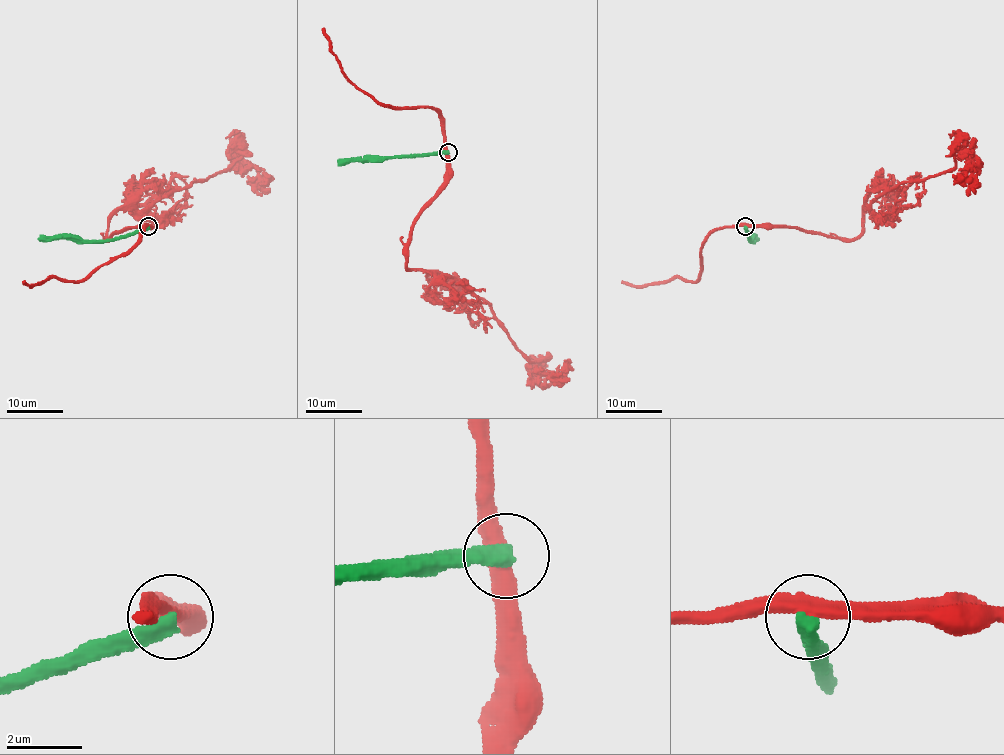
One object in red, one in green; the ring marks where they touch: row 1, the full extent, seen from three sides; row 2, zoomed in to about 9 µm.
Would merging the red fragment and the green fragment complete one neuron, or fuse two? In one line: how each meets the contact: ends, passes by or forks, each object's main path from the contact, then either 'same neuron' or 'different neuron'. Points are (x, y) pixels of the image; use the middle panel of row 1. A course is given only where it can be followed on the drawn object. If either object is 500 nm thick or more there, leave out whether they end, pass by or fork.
red passes by; green ends there; red runs (447, 152), (447, 184), (413, 225), (406, 267), (467, 285), (524, 355), (540, 361), (536, 373), (561, 373); green runs (447, 152), (411, 157), (343, 160), (338, 166); different neuron

